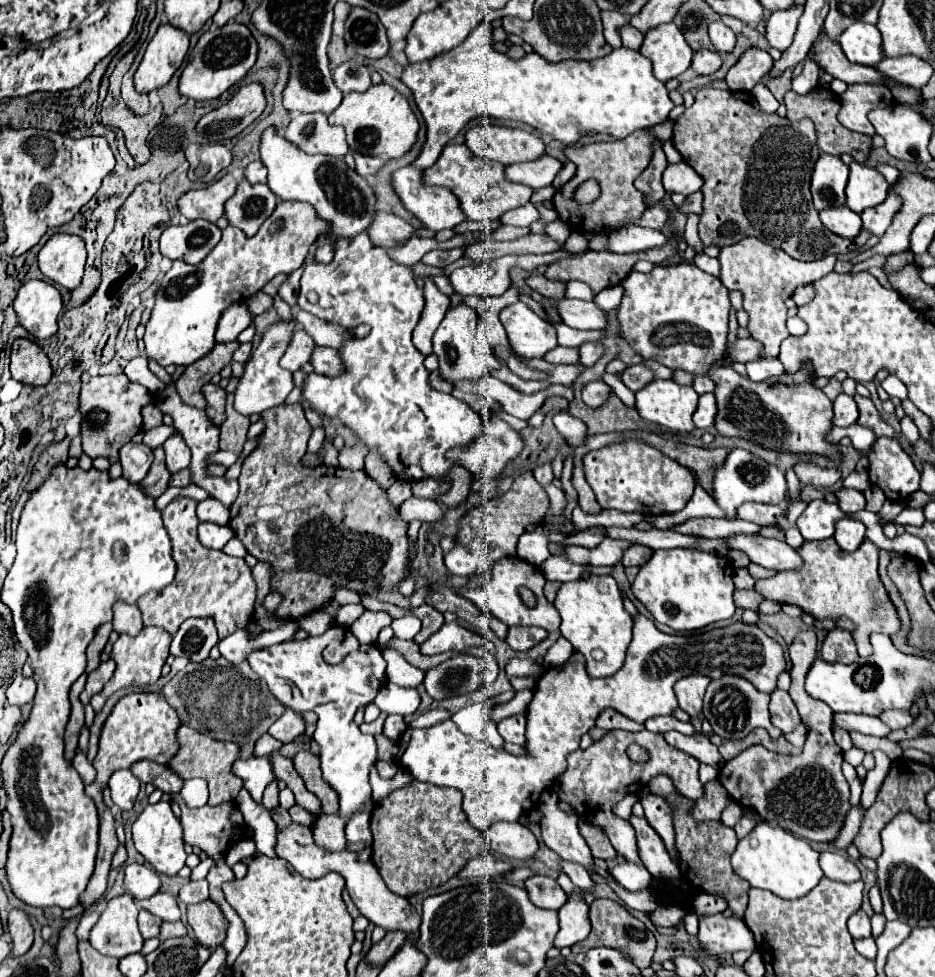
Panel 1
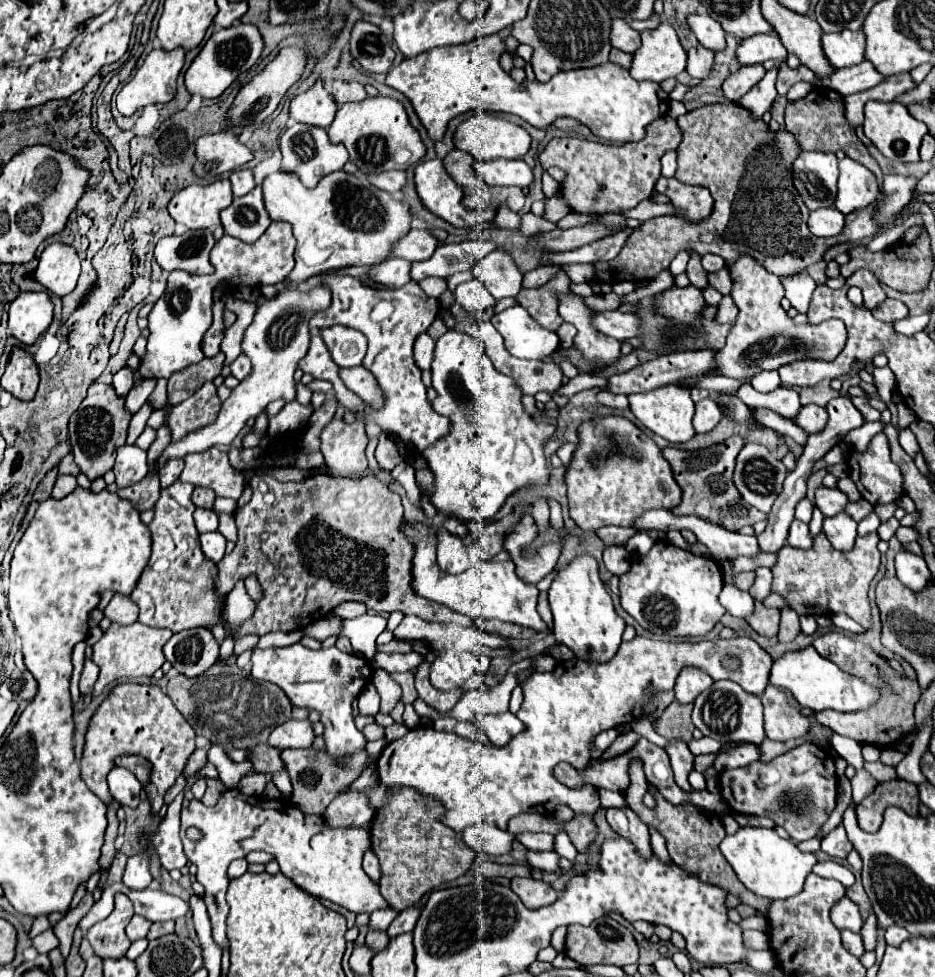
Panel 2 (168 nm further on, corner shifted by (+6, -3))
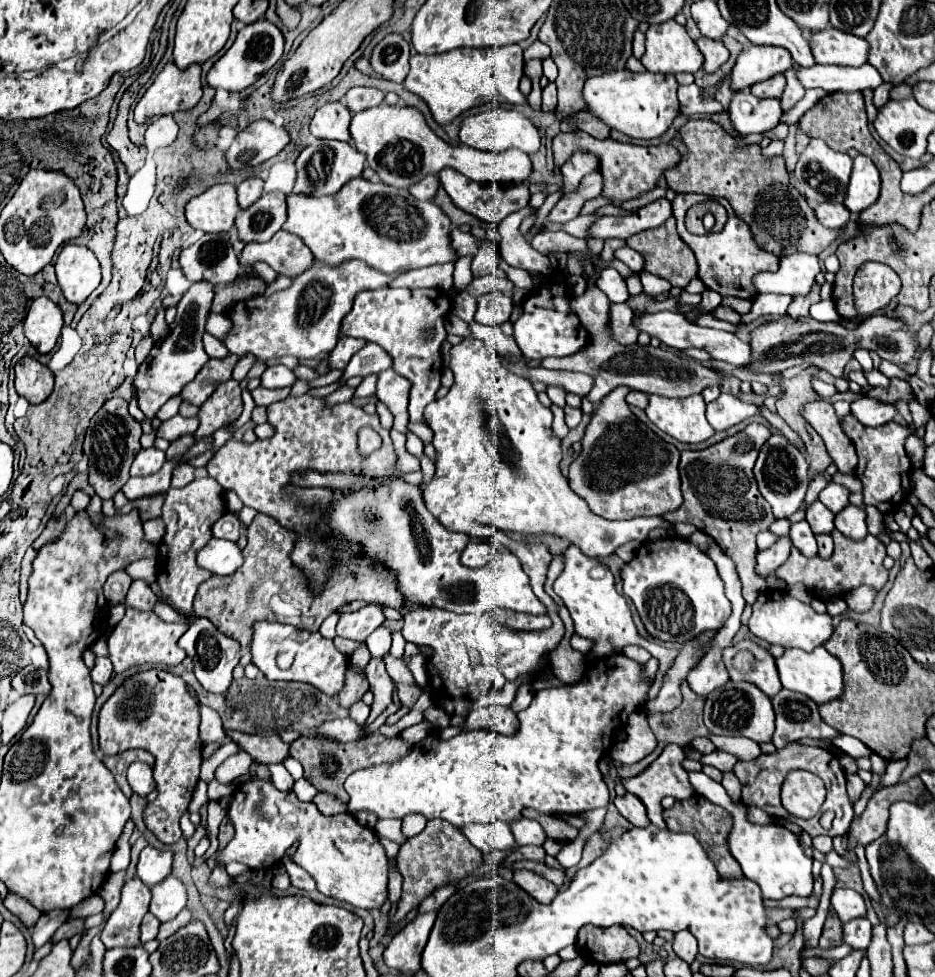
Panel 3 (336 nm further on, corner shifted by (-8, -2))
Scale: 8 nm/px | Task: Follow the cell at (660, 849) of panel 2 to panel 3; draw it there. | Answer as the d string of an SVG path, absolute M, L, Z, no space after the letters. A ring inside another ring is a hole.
M667 745L667 747L663 749L663 753L657 757L657 761L653 761L653 765L647 767L641 775L631 777L631 779L623 779L625 789L627 789L629 793L637 795L637 797L645 803L650 822L661 829L667 828L663 817L661 817L661 813L664 811L663 807L661 807L663 797L671 795L671 797L675 797L675 799L689 799L689 797L693 795L693 787L691 787L691 783L689 783L689 775L687 775L687 771L681 767L681 761L683 761L683 759L685 759L685 755L683 755L683 751L681 751L679 745Z

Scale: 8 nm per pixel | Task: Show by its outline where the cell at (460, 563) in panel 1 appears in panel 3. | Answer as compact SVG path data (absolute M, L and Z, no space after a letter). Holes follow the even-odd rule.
M471 541L463 555L461 555L461 563L465 567L471 567L471 569L477 569L477 567L483 567L487 563L491 563L495 559L495 549L487 543L487 541Z

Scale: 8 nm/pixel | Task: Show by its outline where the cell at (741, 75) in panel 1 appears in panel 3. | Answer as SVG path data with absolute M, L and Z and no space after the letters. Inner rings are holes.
M775 75L775 79L769 79L767 83L757 83L755 87L751 87L751 93L759 99L781 99L783 89L785 89L785 77Z

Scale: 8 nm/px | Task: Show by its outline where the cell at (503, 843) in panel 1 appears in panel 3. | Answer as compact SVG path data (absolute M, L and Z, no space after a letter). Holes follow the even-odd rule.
M491 821L491 823L469 823L461 827L463 835L481 851L491 853L493 849L509 851L515 847L515 839L511 835L509 823Z

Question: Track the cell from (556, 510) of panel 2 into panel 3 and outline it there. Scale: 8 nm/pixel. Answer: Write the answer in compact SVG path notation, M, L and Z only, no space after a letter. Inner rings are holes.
M569 547L563 557L565 557L563 571L555 579L553 589L569 609L575 621L575 633L595 641L591 653L599 657L607 657L615 649L623 649L627 645L639 645L641 641L645 641L637 635L625 597L615 591L613 573L597 559L587 559L577 547Z

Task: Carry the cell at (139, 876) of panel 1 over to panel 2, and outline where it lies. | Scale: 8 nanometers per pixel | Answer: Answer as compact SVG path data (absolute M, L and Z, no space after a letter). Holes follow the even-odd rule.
M141 852L137 856L131 856L127 860L127 868L125 868L125 874L123 874L123 884L131 890L145 890L151 886L153 878L149 874L149 868L147 868L147 862L149 862L149 852Z

